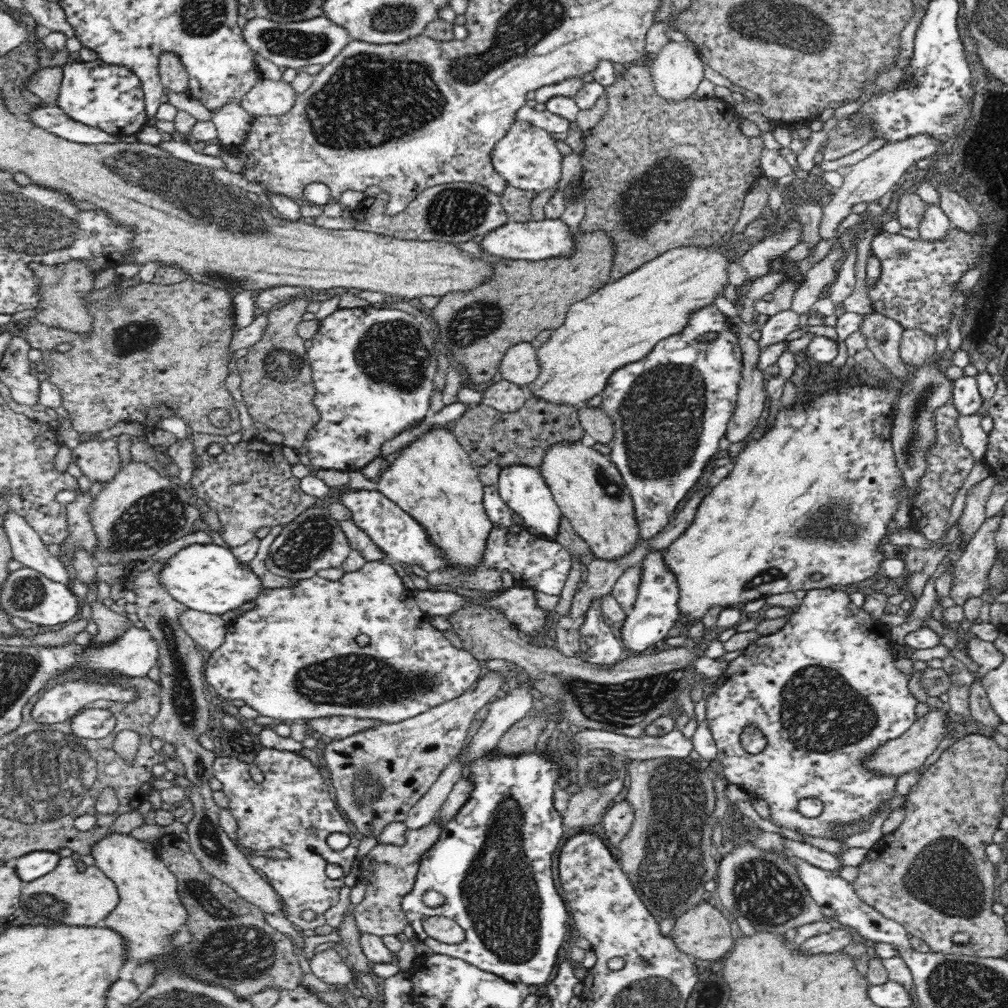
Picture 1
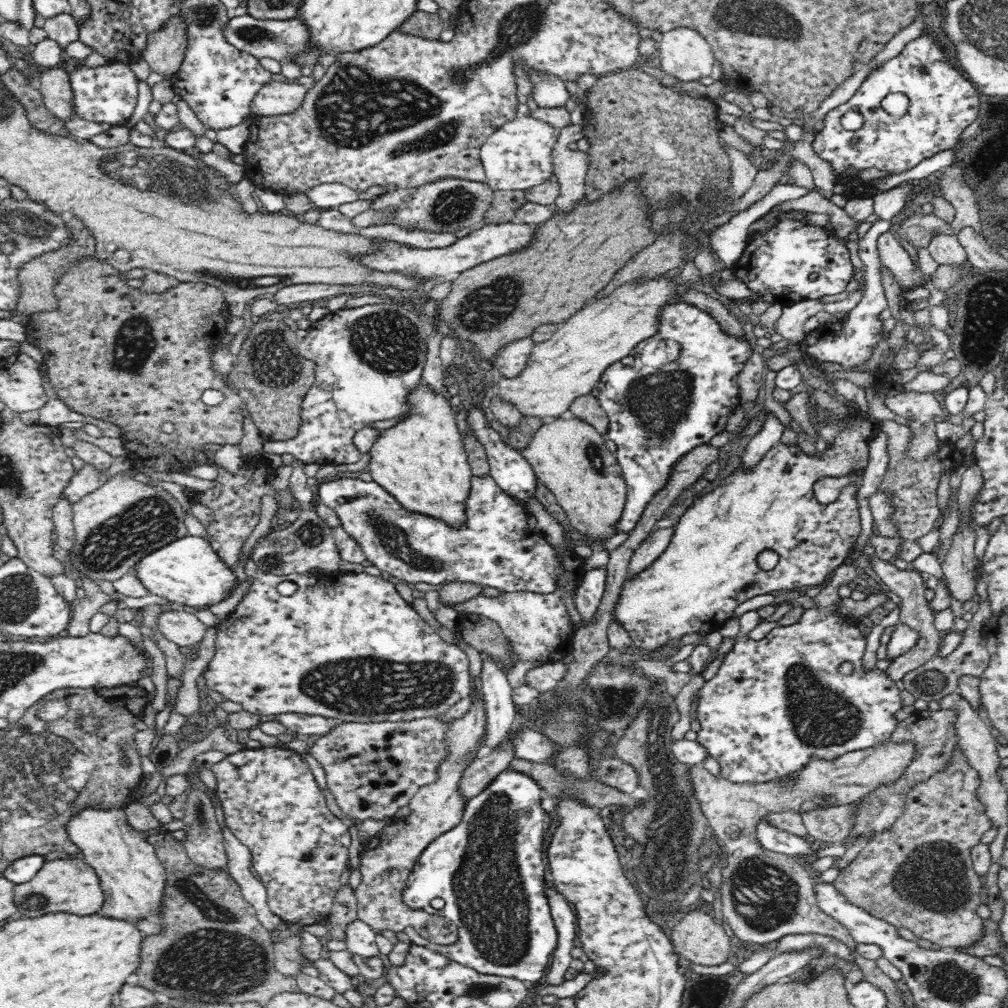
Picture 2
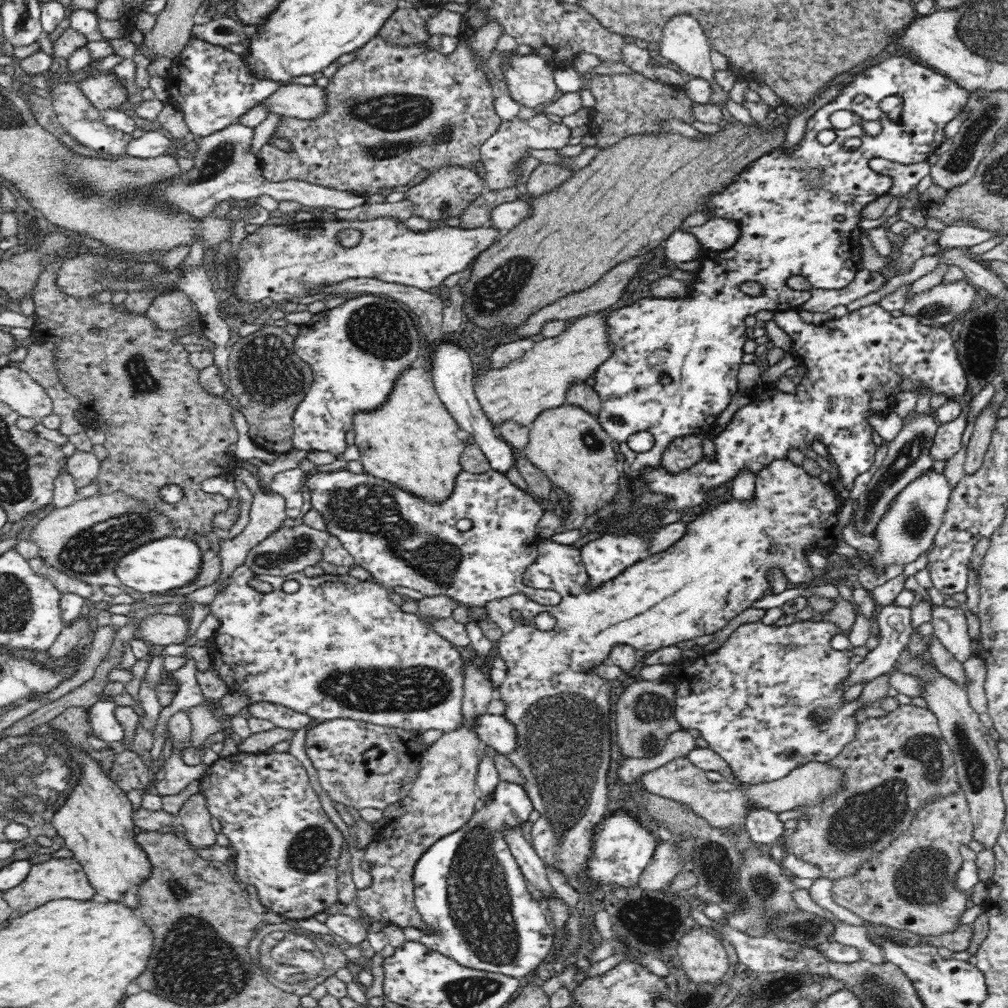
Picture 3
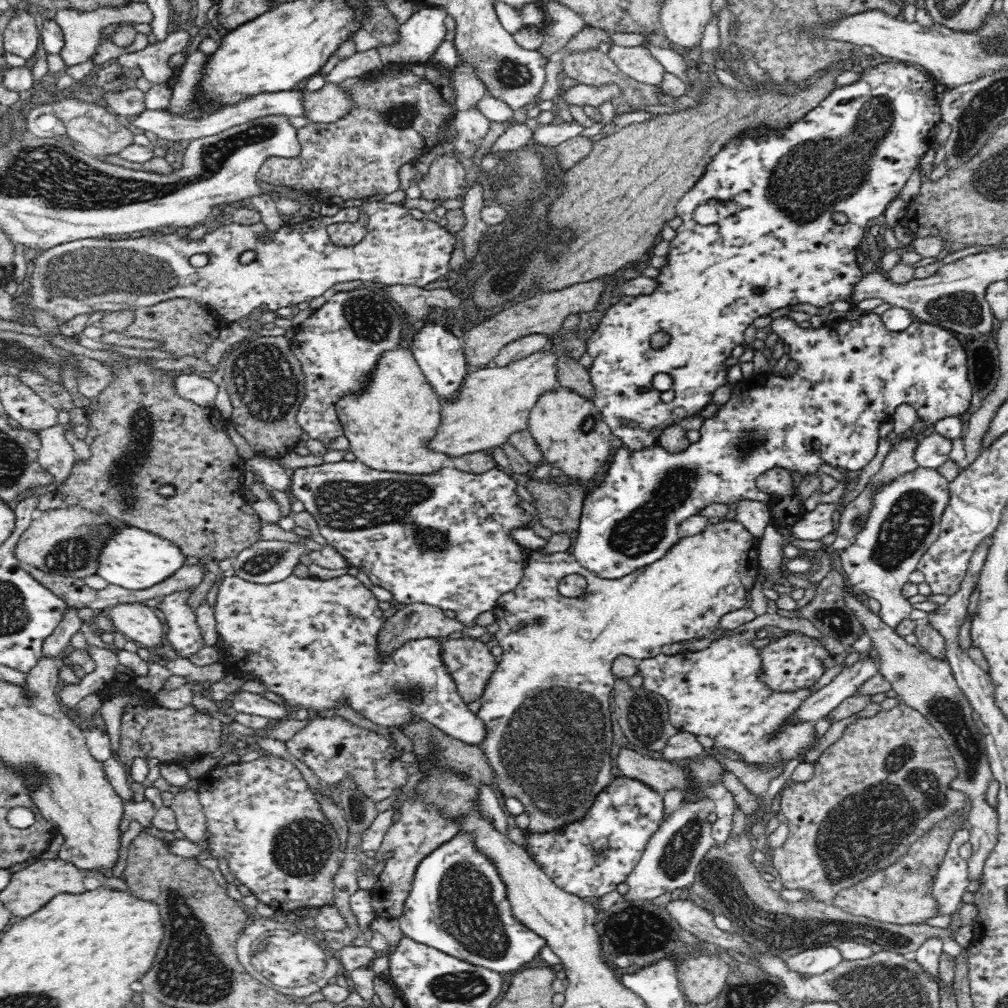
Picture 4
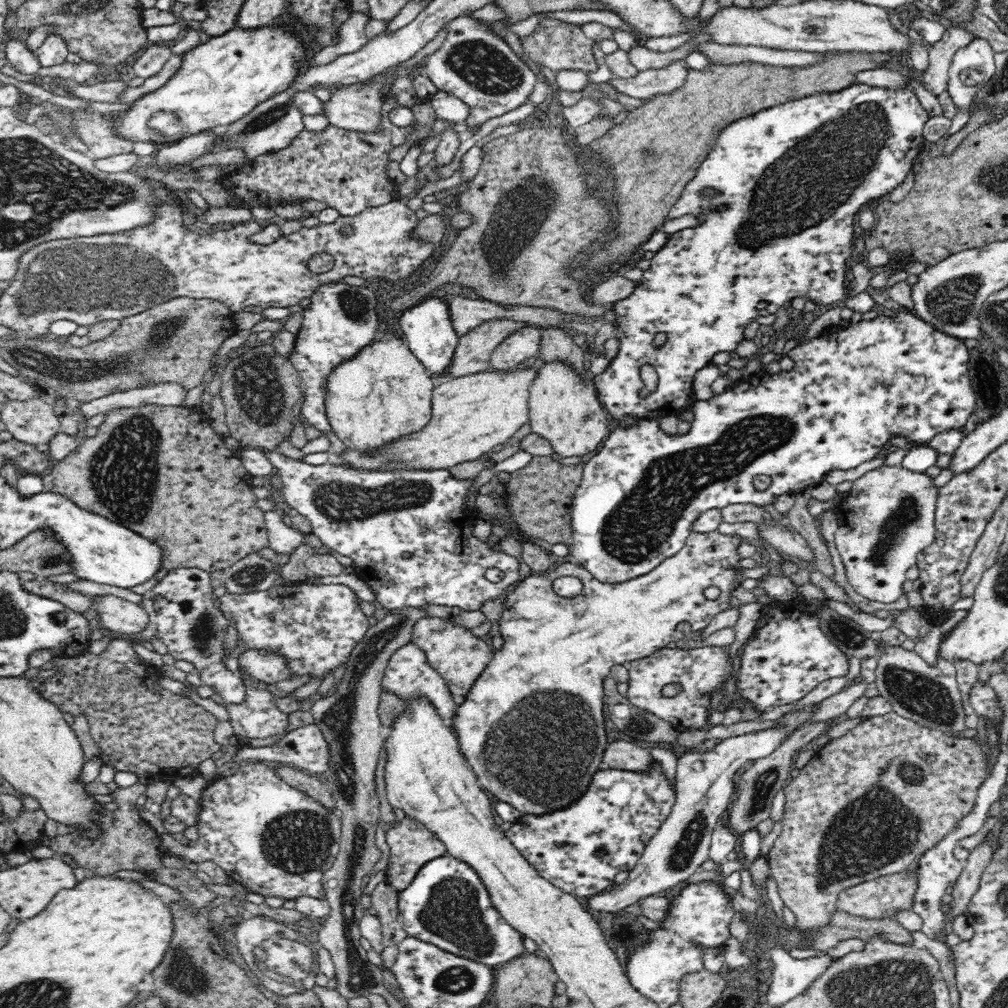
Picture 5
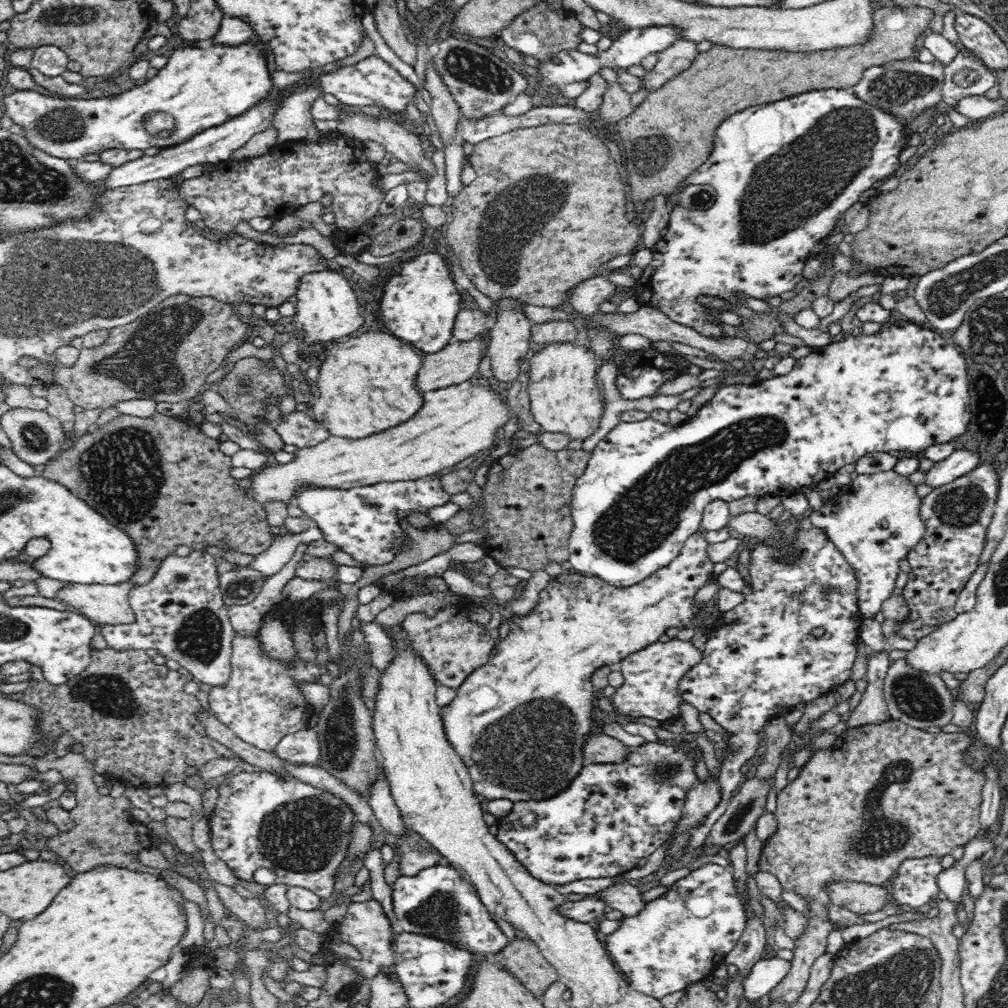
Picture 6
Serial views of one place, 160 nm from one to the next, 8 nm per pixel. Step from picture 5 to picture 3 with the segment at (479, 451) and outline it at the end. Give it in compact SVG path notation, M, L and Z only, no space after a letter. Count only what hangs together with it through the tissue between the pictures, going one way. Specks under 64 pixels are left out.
M598 311L597 313L590 313L576 318L571 321L567 330L557 337L546 337L540 342L535 342L535 345L528 352L525 352L524 356L509 362L504 368L491 368L478 375L474 384L474 394L478 399L478 403L480 403L480 409L484 411L484 415L488 417L494 430L498 432L499 426L506 421L514 421L514 423L528 427L530 423L534 422L534 418L541 414L542 410L562 406L570 385L576 380L585 381L588 376L594 374L594 370L604 360L610 358L612 349L610 349L608 337L606 337L607 327L605 324L609 312Z

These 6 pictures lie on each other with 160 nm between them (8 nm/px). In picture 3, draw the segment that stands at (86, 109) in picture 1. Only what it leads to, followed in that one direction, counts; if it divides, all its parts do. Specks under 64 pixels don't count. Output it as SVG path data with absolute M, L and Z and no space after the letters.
M100 73L95 77L81 77L78 86L84 91L88 100L102 112L109 108L116 108L126 100L124 85L116 83L114 75Z

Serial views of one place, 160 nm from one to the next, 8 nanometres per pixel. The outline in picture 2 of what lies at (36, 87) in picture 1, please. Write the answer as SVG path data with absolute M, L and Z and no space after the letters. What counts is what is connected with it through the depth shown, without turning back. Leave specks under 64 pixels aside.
M52 67L40 75L39 91L47 109L64 122L78 117L76 114L69 70Z

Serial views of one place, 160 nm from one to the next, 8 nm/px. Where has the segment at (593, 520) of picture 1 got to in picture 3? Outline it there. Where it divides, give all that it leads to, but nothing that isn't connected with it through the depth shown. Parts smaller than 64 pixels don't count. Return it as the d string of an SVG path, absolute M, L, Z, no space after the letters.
M564 402L562 406L542 410L528 427L529 443L521 454L568 494L572 509L562 523L566 531L576 530L586 524L590 514L594 514L598 508L604 508L612 496L621 494L621 457L612 447L610 435L586 409Z

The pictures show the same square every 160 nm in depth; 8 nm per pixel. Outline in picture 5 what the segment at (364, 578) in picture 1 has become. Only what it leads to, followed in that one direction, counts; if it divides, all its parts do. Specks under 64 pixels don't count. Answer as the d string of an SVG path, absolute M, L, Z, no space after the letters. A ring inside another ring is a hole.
M324 580L322 584L316 585L314 583L296 583L294 585L278 585L277 587L270 587L268 590L262 592L251 592L241 595L234 595L230 593L226 593L224 596L217 598L218 604L220 605L220 609L228 614L229 619L234 620L234 624L236 624L236 630L238 630L239 638L243 640L247 644L247 648L267 648L267 650L273 650L273 652L279 652L283 654L288 660L288 665L290 665L290 669L292 669L292 673L294 673L294 677L304 676L305 674L310 674L310 676L324 677L330 670L334 670L340 664L347 663L350 659L350 652L352 652L352 648L354 648L354 644L358 642L364 636L365 632L368 628L368 617L362 613L360 610L360 606L358 605L359 598L356 597L356 594L350 590L350 588L346 587L346 585L340 583L337 580ZM412 642L404 644L404 646L400 646L392 652L382 677L382 687L388 693L392 693L400 699L410 699L423 695L438 709L438 714L442 718L447 718L450 722L452 714L457 710L457 705L452 700L453 695L447 688L446 682L434 671L434 668L431 668L422 649L416 647Z

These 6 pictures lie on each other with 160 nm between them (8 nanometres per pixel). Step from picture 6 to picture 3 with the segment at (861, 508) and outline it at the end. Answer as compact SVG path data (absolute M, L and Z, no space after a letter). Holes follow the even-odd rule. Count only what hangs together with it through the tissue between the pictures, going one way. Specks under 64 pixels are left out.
M932 467L911 480L906 488L900 490L892 498L886 506L886 512L877 522L877 527L872 534L878 543L876 552L861 552L860 556L852 556L850 564L853 571L860 570L860 568L868 569L877 577L890 565L902 565L903 568L918 560L922 553L928 552L930 546L934 544L936 533L943 521L951 490L952 486L948 479ZM892 602L885 607L880 607L876 610L876 623L880 629L880 639L878 645L872 649L862 662L851 670L849 676L841 683L841 690L849 690L852 686L858 683L868 683L876 680L882 674L888 674L894 670L895 663L899 660L902 648L909 644L910 636L913 634L911 622L911 607L898 606Z

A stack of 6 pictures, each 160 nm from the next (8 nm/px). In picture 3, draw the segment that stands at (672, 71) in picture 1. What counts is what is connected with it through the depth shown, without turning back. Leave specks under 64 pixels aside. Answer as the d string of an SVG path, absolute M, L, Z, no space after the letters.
M684 12L684 14L676 14L676 16L670 18L669 22L664 24L663 36L656 46L660 54L666 60L669 60L670 65L675 64L674 67L683 72L685 76L700 77L708 80L715 90L711 102L723 108L724 100L728 100L729 92L722 90L718 84L714 83L714 68L710 61L707 34L694 16Z

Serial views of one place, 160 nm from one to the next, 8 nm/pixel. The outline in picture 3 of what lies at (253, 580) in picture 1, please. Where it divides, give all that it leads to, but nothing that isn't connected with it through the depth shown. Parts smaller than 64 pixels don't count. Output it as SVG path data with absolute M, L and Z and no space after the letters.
M162 536L158 540L150 540L142 546L136 546L131 552L126 552L114 566L114 575L124 586L141 594L168 592L192 582L198 576L200 560L202 552L194 541L182 537Z

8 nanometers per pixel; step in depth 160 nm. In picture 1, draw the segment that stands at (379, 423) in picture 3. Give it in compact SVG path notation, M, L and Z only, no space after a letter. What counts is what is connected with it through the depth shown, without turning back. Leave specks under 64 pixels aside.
M432 426L410 443L400 447L396 450L392 464L379 473L375 480L378 491L422 524L431 541L446 555L450 564L465 568L465 572L472 572L474 566L482 562L486 538L491 528L490 519L482 507L484 484L472 465L466 449L457 441L450 428Z

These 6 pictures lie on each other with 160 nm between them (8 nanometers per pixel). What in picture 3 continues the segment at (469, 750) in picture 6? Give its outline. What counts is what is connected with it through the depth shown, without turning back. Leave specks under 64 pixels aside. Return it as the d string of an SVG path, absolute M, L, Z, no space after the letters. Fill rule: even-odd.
M774 460L770 466L766 466L766 468L755 474L754 482L756 498L753 501L746 503L746 501L738 501L733 498L716 506L713 510L708 512L704 510L698 514L695 520L687 523L687 533L680 540L677 540L664 551L643 557L642 560L636 562L636 564L626 568L622 574L602 584L594 585L591 580L589 580L589 575L581 561L580 550L577 545L557 544L556 542L550 541L550 539L539 542L538 558L525 570L523 583L533 589L556 591L561 596L560 604L546 607L518 593L506 596L506 598L490 601L484 608L484 612L488 614L489 620L494 621L501 628L502 636L500 636L498 640L499 656L504 659L508 667L506 679L496 688L496 693L498 693L497 699L503 701L506 705L506 710L501 715L504 715L504 717L508 719L508 722L516 728L516 750L512 750L510 754L506 754L506 757L510 759L510 764L514 765L514 767L520 771L520 775L522 775L522 787L524 787L528 799L532 802L533 810L539 812L538 819L530 828L532 837L531 845L544 863L560 869L560 872L563 872L565 876L569 876L569 883L576 891L596 892L596 890L598 890L598 885L586 887L586 885L578 883L578 881L576 881L578 880L576 874L578 874L580 870L586 869L590 852L592 852L592 832L594 828L598 826L598 823L604 820L604 816L606 816L606 812L608 812L608 775L606 774L609 770L610 751L613 748L610 723L613 718L613 699L617 692L617 687L614 682L610 682L598 676L596 674L596 667L606 664L610 651L616 645L630 645L632 648L637 649L641 656L645 656L653 653L662 646L672 646L672 644L678 644L678 642L682 642L683 640L694 639L696 636L704 636L704 634L714 634L716 631L722 630L727 622L730 622L732 618L738 616L743 609L746 610L746 608L750 608L753 602L756 602L766 594L766 591L768 591L768 579L766 579L768 568L781 568L792 586L796 586L802 582L814 583L812 567L810 567L810 563L806 560L806 555L804 555L803 552L806 552L806 550L808 552L810 552L810 550L816 551L820 550L820 548L828 548L828 546L832 546L832 552L834 552L833 547L838 543L837 540L840 540L840 534L843 534L842 527L838 525L836 519L844 499L834 493L830 484L823 484L819 478L808 475L804 469L800 468L800 466L796 466L796 464L793 464L790 460ZM770 544L773 544L777 548L776 553L769 552ZM586 585L588 585L588 588L585 587ZM544 610L550 612L550 614L556 618L555 627L545 632L536 629L531 623L534 616L540 614L540 612L544 612ZM513 611L519 613L518 618L512 617L511 613Z

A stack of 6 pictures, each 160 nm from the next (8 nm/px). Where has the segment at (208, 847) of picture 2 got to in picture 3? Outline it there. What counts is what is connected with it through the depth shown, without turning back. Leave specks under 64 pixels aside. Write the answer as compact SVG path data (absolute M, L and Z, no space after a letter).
M202 796L191 797L175 816L186 828L184 839L189 840L197 851L203 853L206 847L216 844L216 833L210 825L211 816Z

